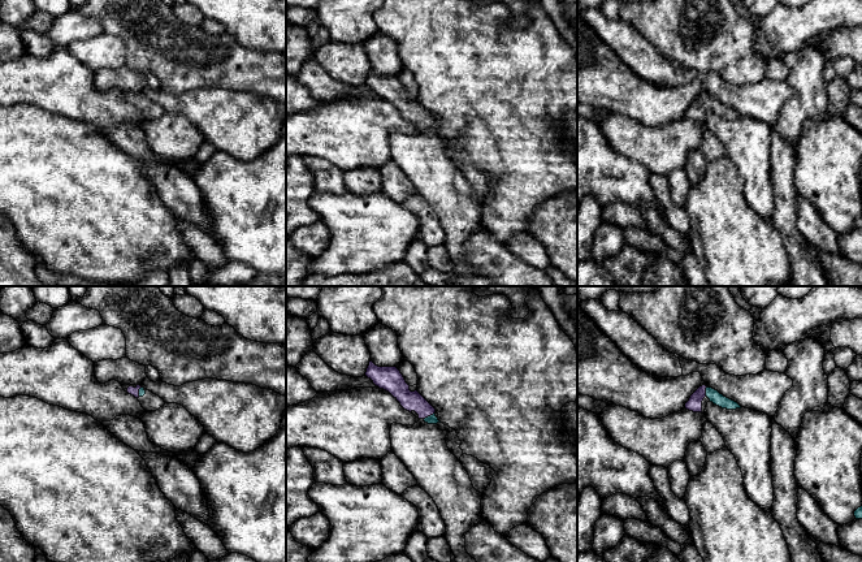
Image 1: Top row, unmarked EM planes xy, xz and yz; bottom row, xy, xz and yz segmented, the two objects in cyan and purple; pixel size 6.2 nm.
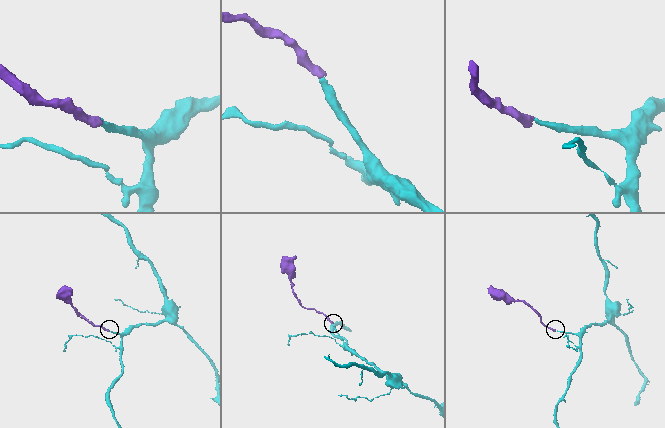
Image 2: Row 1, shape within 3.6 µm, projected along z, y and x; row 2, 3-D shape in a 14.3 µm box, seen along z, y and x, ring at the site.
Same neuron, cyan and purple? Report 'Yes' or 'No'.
Yes

